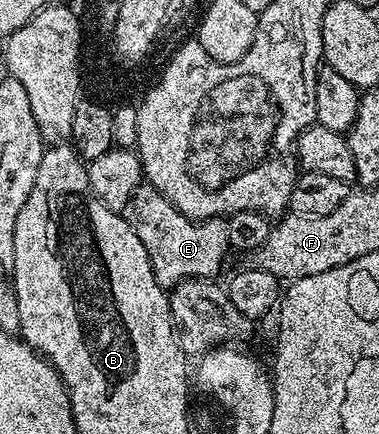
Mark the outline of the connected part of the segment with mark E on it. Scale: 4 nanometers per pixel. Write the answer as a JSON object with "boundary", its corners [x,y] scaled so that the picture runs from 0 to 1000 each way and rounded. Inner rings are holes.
{"boundary":[[[377,422],[346,449],[325,493],[330,509],[367,541],[367,560],[388,569],[409,643],[430,661],[501,647],[509,638],[570,641],[594,583],[607,581],[599,551],[602,507],[591,500],[554,500],[549,509],[515,509],[483,495],[459,477],[456,465],[401,426]]]}

